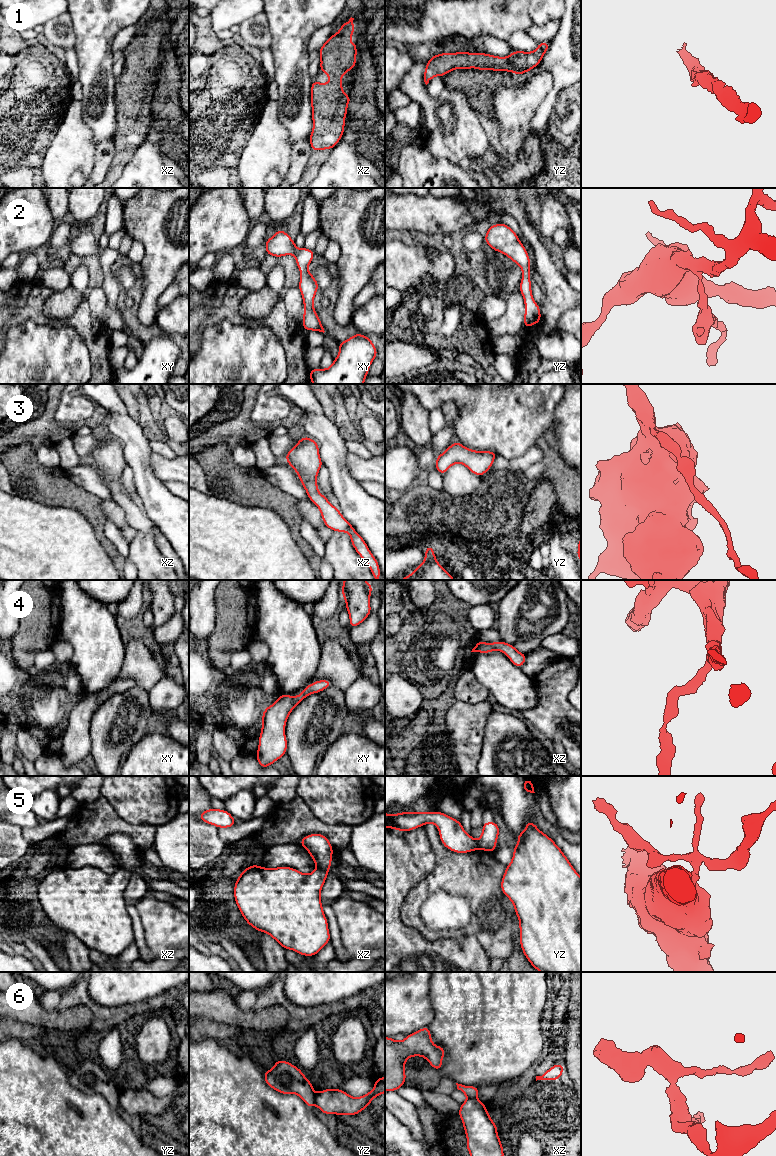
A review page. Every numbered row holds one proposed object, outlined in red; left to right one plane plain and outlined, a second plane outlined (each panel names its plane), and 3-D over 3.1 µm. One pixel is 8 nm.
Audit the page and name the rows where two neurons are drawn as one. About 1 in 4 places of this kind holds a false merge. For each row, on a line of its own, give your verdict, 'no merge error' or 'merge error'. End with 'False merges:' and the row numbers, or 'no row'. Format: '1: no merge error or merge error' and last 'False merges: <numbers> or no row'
1: no merge error
2: no merge error
3: no merge error
4: no merge error
5: merge error
6: merge error
False merges: 5, 6

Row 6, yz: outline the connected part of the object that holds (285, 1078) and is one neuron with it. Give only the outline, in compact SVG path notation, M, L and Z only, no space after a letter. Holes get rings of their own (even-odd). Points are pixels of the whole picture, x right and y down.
M276 1060L269 1071L264 1071L266 1084L281 1094L297 1094L304 1103L312 1108L315 1104L315 1092L312 1083L303 1072L288 1061Z

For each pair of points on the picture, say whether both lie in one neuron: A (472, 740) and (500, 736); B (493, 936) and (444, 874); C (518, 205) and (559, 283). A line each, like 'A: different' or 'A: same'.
A: different
B: same
C: same

